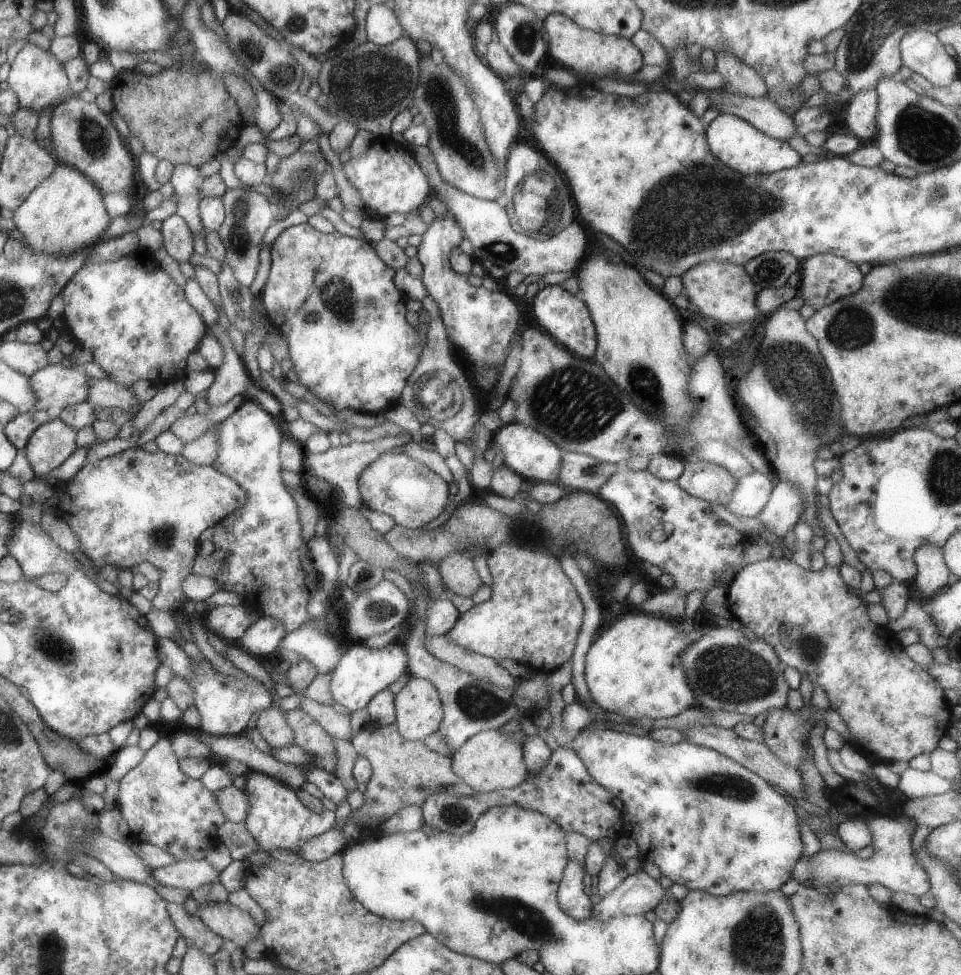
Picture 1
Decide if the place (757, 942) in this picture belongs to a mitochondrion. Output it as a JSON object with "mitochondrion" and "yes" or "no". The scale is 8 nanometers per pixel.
{"mitochondrion":"yes"}

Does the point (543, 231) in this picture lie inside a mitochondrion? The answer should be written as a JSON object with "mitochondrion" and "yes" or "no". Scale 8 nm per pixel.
{"mitochondrion":"yes"}

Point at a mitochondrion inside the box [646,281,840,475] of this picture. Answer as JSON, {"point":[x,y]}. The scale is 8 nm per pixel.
{"point":[796,372]}

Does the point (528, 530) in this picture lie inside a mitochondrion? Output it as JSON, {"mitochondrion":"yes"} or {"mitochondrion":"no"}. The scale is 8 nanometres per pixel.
{"mitochondrion":"yes"}

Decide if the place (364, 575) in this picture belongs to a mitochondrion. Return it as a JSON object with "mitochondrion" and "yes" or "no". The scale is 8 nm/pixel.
{"mitochondrion":"yes"}

